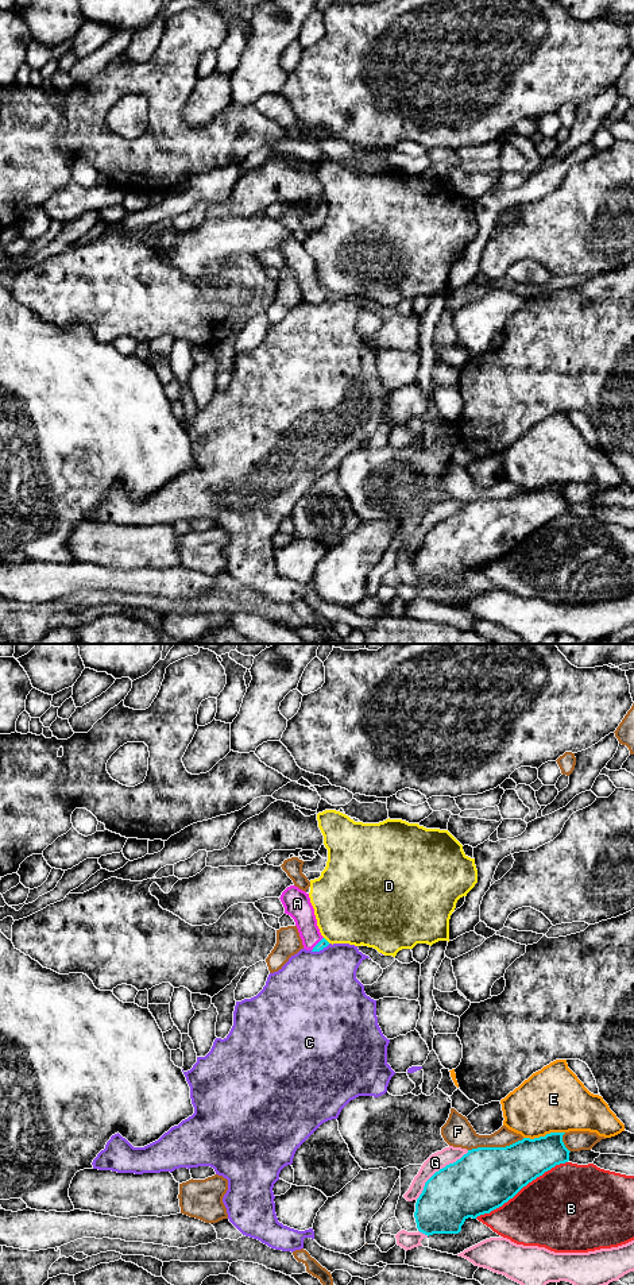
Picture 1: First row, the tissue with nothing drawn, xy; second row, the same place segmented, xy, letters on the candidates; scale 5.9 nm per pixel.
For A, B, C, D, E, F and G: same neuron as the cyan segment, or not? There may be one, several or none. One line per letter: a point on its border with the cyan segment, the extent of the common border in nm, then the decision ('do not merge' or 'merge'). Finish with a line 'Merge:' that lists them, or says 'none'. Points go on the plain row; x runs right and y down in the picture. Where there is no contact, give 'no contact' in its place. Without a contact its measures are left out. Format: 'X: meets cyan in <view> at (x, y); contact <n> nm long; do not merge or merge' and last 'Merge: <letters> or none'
A: meets cyan in xy at (317, 296); contact 110 nm long; merge
B: meets cyan in xy at (521, 540); contact 650 nm long; do not merge
C: meets cyan in xy at (320, 301); contact 130 nm long; do not merge
D: meets cyan in xy at (325, 292); contact 50 nm long; do not merge
E: meets cyan in xy at (545, 487); contact 260 nm long; do not merge
F: meets cyan in xy at (495, 500); contact 340 nm long; do not merge
G: meets cyan in xy at (440, 521); contact 440 nm long; do not merge
Merge: A

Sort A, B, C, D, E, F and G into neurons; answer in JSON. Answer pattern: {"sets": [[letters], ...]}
{"sets": [["A"], ["B"], ["C"], ["D"], ["E"], ["F"], ["G"]]}

